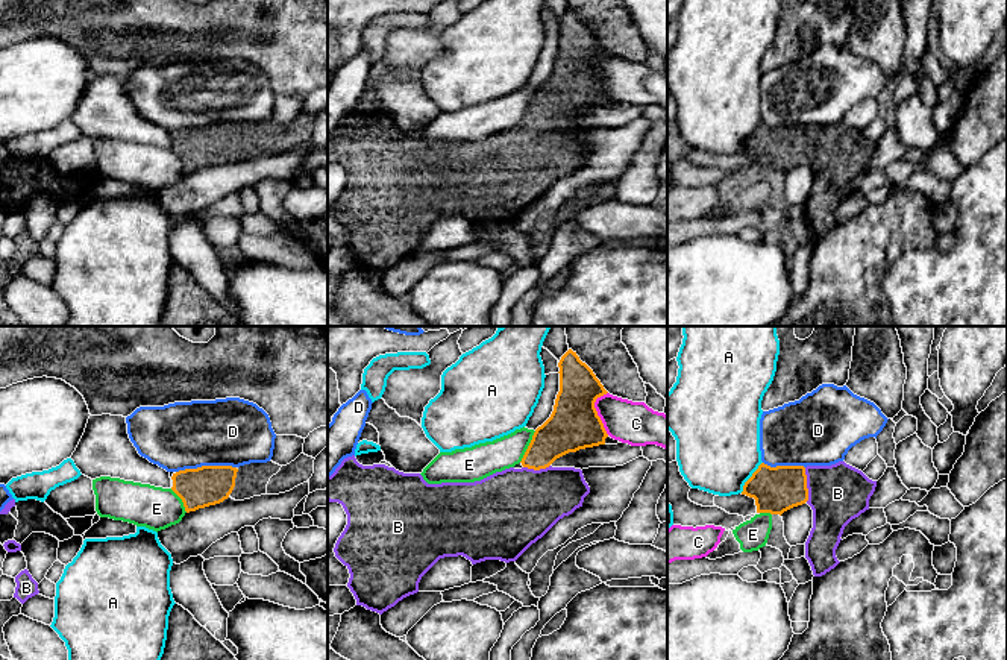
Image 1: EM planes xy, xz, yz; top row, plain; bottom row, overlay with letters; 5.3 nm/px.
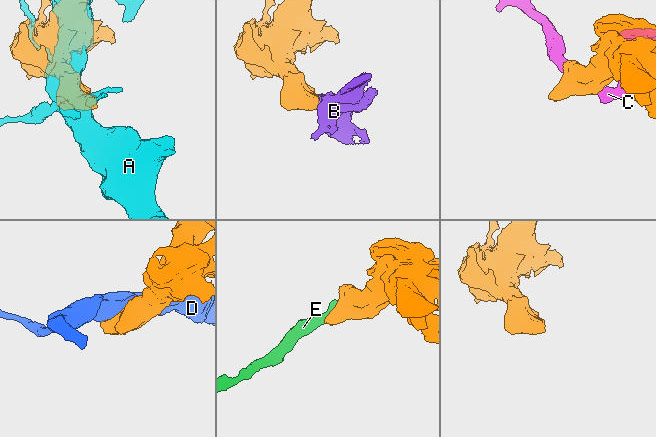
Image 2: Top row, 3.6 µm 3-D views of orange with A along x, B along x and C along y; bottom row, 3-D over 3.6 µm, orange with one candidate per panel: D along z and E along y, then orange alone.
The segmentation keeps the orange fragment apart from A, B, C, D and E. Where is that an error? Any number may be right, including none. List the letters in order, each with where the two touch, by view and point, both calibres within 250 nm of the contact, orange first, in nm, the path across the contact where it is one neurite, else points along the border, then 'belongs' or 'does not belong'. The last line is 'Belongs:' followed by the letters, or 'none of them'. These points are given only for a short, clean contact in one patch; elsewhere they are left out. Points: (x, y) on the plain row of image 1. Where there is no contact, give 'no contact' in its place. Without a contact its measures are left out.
A: yz (751, 137) | 240/440 nm | does not belong
B: yz (806, 144) | 240/320 nm | across yz (775, 150), (786, 146), (806, 144), (816, 144), (837, 154) | belongs
C: xz (596, 72) | 260/220 nm | does not belong
D: xy (205, 126) | 220/360 nm | does not belong
E: xz (528, 106) | 260/180 nm | along xz (536, 91), (519, 122) | does not belong
Belongs: B

